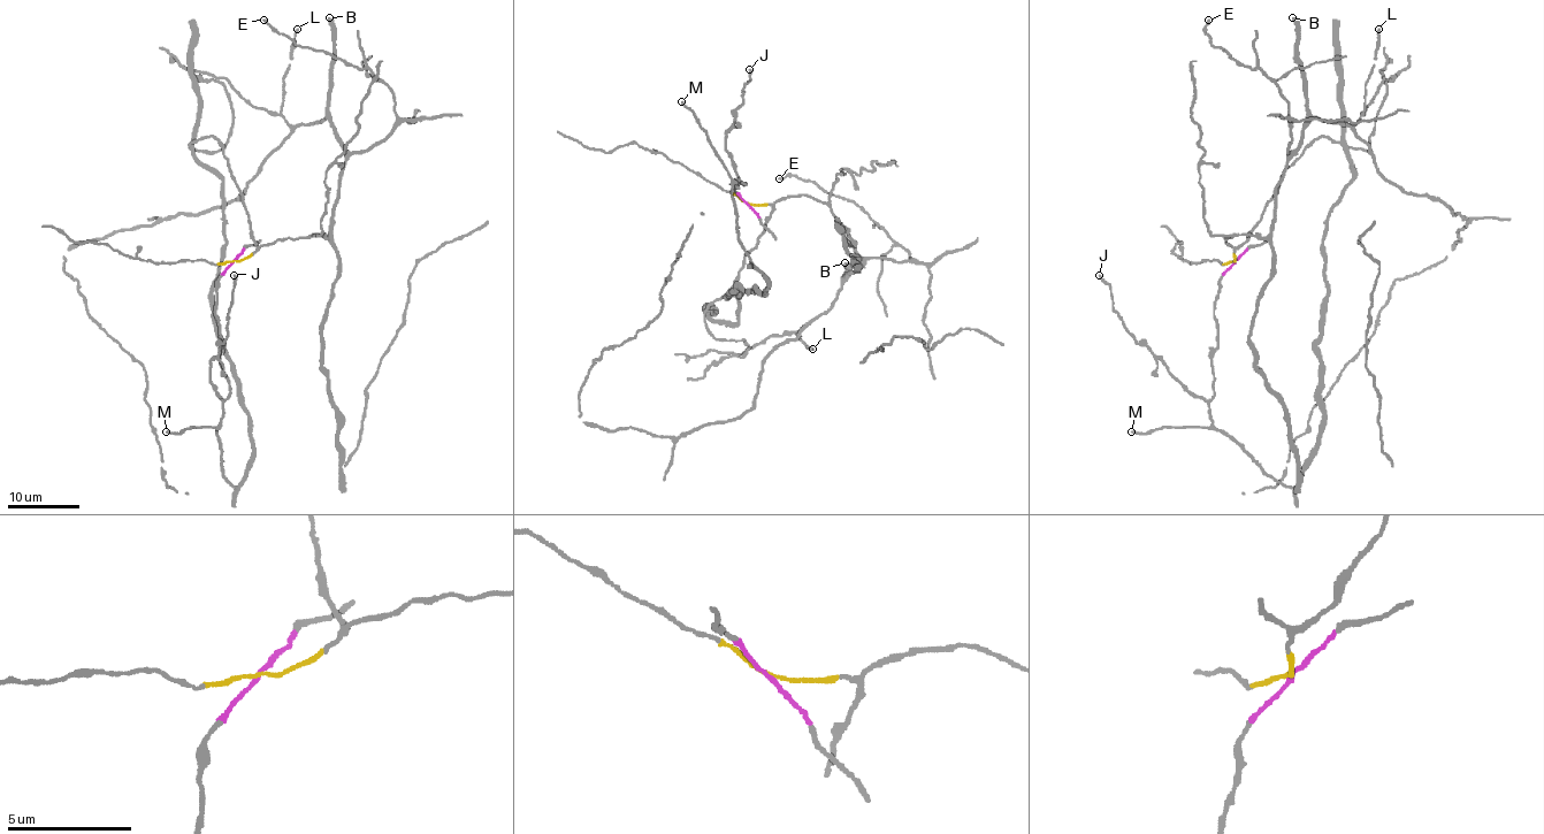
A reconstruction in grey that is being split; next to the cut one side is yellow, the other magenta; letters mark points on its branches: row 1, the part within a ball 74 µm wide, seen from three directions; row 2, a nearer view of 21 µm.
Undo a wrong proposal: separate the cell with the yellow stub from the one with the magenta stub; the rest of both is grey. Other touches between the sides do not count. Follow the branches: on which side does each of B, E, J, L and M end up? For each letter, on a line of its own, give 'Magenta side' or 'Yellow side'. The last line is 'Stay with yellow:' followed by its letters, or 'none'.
B: Yellow side
E: Yellow side
J: Magenta side
L: Yellow side
M: Magenta side
Stay with yellow: B, E, L

